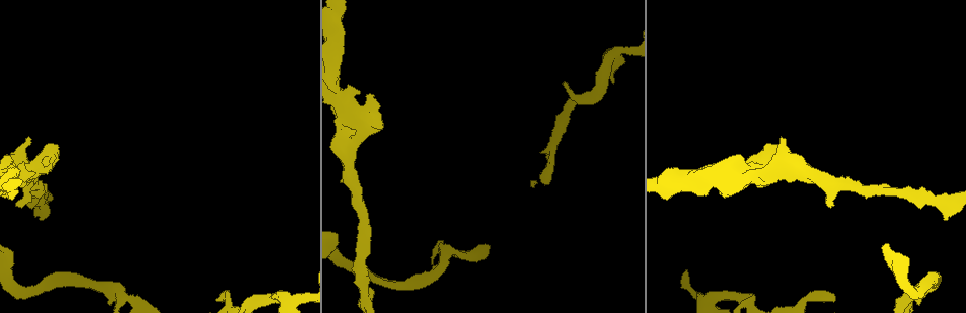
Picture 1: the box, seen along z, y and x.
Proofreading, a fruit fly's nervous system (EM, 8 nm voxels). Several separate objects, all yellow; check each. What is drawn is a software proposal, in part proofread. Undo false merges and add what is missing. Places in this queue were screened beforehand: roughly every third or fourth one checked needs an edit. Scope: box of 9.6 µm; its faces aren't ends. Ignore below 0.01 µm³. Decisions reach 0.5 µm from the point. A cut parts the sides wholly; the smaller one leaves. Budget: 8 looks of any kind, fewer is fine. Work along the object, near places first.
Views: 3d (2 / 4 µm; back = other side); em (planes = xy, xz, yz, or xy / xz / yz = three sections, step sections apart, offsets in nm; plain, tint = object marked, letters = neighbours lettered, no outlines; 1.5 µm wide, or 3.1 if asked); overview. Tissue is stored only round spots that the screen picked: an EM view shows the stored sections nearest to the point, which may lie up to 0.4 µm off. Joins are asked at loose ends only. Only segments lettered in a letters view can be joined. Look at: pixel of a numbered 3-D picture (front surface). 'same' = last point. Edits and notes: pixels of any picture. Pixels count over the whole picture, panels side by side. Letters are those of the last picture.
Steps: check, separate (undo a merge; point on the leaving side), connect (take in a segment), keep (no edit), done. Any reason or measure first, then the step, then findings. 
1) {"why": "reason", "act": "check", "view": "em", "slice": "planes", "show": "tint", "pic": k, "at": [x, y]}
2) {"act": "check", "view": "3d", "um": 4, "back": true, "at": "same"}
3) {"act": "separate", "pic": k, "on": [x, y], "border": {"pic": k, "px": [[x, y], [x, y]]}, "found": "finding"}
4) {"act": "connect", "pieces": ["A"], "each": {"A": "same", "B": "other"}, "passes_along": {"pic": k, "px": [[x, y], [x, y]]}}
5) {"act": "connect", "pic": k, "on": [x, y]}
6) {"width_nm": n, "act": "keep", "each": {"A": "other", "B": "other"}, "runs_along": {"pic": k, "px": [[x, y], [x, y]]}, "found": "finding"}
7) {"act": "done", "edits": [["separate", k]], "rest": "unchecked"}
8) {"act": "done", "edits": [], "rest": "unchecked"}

{"why": "free end", "act": "check", "view": "em", "slice": "planes", "show": "letters", "pic": 1, "at": [832, 206]}

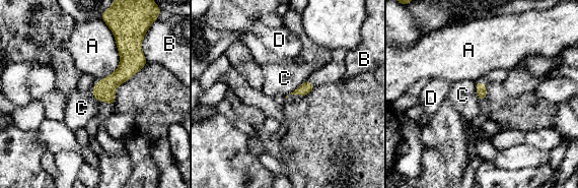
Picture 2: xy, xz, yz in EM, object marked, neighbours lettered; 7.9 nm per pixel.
{"act": "keep", "each": {"A": "other", "B": "other", "C": "other", "D": "other"}, "found": "none of them fits"}

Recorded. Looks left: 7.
{"why": "stops while still wide", "act": "check", "view": "3d", "um": 2, "pic": 1, "at": [782, 140]}

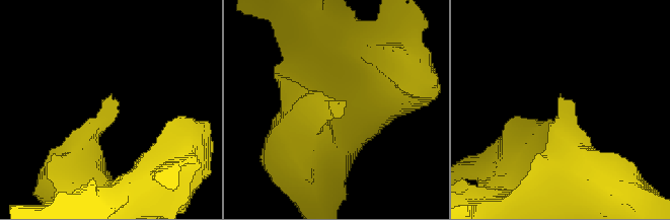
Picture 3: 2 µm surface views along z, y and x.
{"act": "check", "view": "em", "slice": "planes", "show": "tint", "pic": 3, "at": [340, 103]}

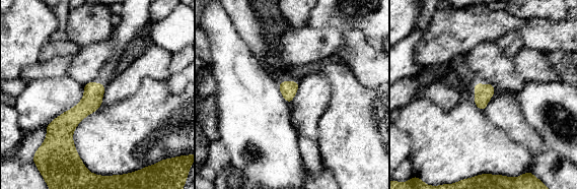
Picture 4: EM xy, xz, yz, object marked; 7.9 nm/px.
{"why": "what lies round it", "act": "check", "view": "em", "slice": "planes", "show": "letters", "at": "same"}

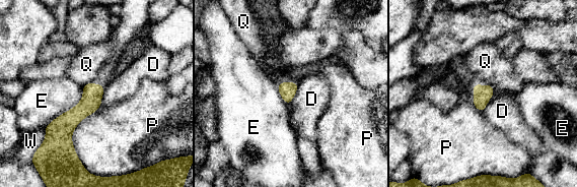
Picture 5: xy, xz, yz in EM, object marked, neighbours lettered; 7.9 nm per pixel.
{"act": "keep", "each": {"D": "other", "E": "other", "P": "other", "Q": "other", "W": "other"}, "runs_along": {"pic": 5, "px": [[98, 86], [65, 126], [65, 146]]}, "found": "none of them fits"}

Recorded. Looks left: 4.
{"why": "sudden change in width", "act": "check", "view": "em", "slice": "yz", "step": 8, "show": "tint", "pic": 1, "at": [445, 258]}

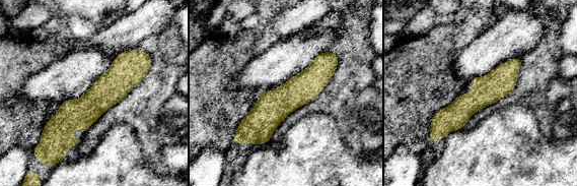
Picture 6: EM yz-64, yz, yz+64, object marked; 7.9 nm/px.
{"act": "check", "view": "em", "slice": "yz", "step": 8, "show": "letters", "at": "same"}

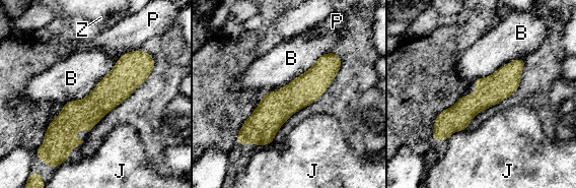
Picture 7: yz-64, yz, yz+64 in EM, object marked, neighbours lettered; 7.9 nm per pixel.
{"width_nm": 220, "act": "keep", "each": {"B": "other", "J": "other", "P": "other", "Z": "other"}, "found": "one cell here"}

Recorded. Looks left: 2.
{"act": "done", "edits": [], "rest": "unchecked"}

